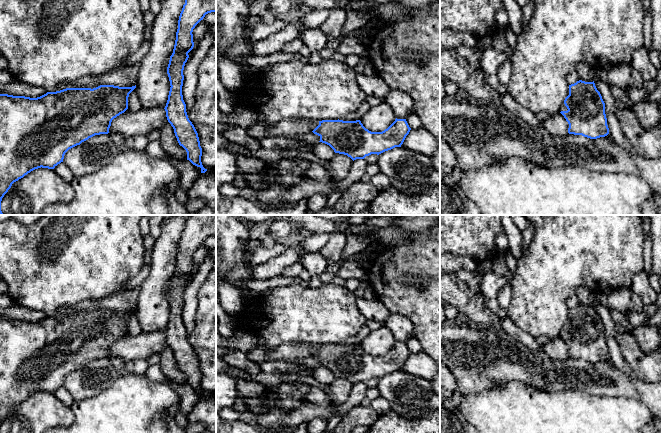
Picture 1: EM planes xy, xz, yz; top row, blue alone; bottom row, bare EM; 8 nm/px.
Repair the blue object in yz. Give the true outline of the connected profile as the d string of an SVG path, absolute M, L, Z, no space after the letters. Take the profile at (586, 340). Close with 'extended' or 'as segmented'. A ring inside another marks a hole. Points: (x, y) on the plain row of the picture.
M582 304L569 309L569 319L564 328L567 335L561 335L569 348L568 357L582 359L590 363L609 358L605 327L594 305Z | as segmented

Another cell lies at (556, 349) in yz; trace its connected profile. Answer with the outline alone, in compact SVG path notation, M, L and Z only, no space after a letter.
M560 336L550 340L546 345L542 345L541 352L542 355L552 361L565 360L569 358L569 348Z

